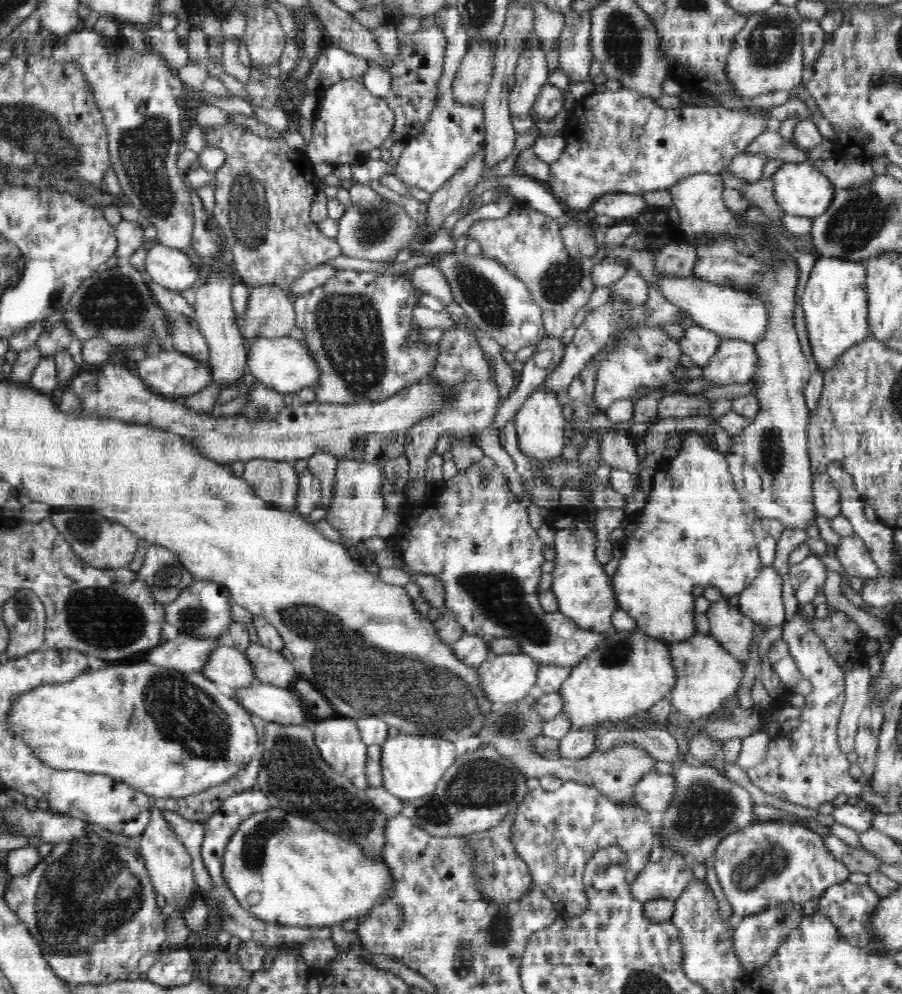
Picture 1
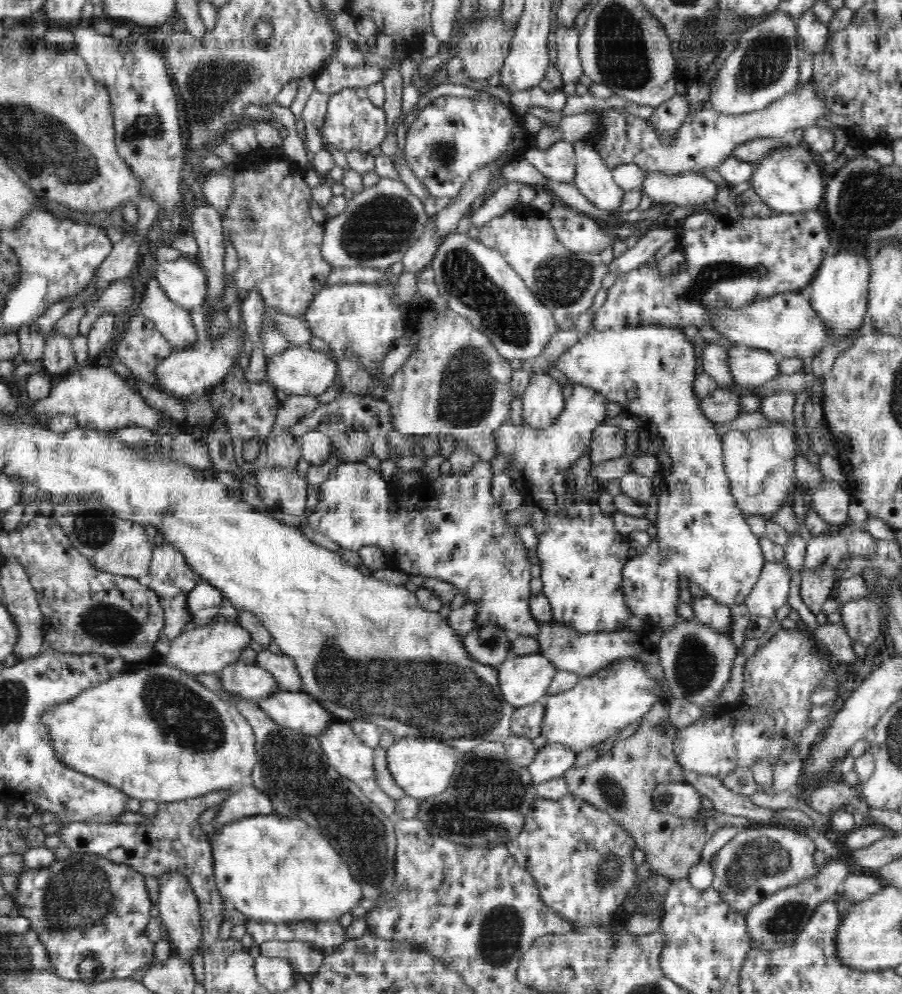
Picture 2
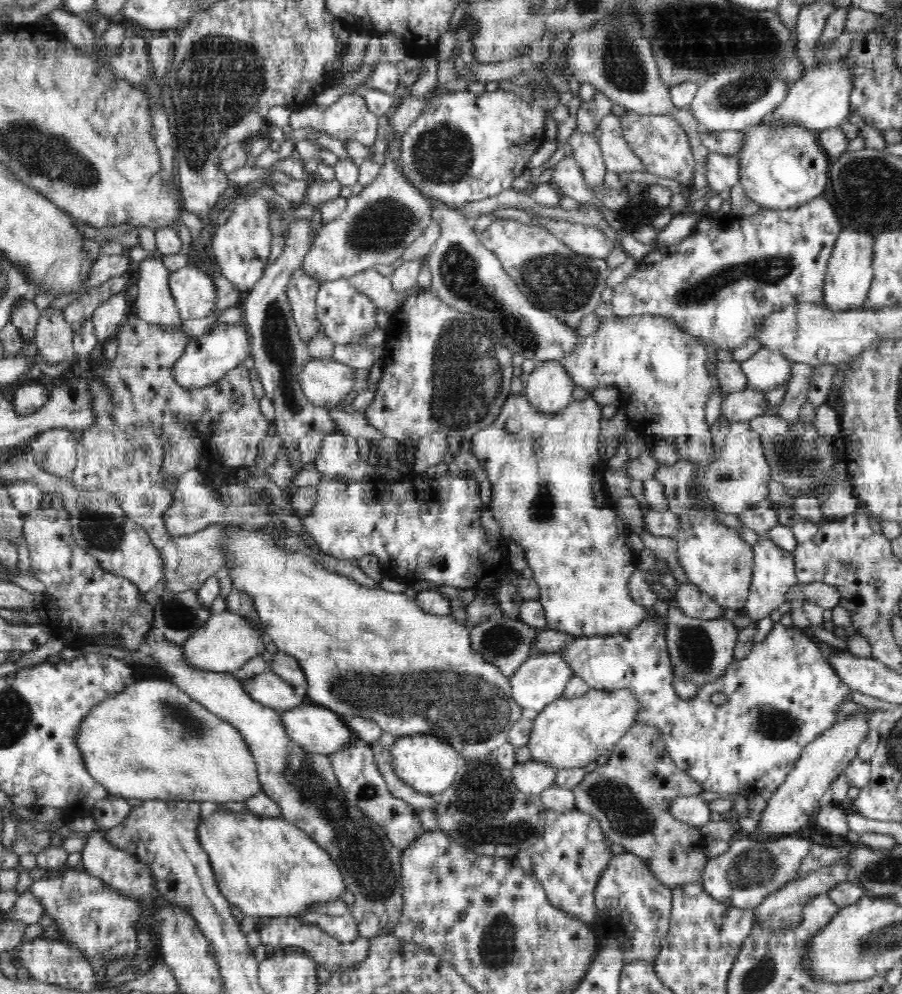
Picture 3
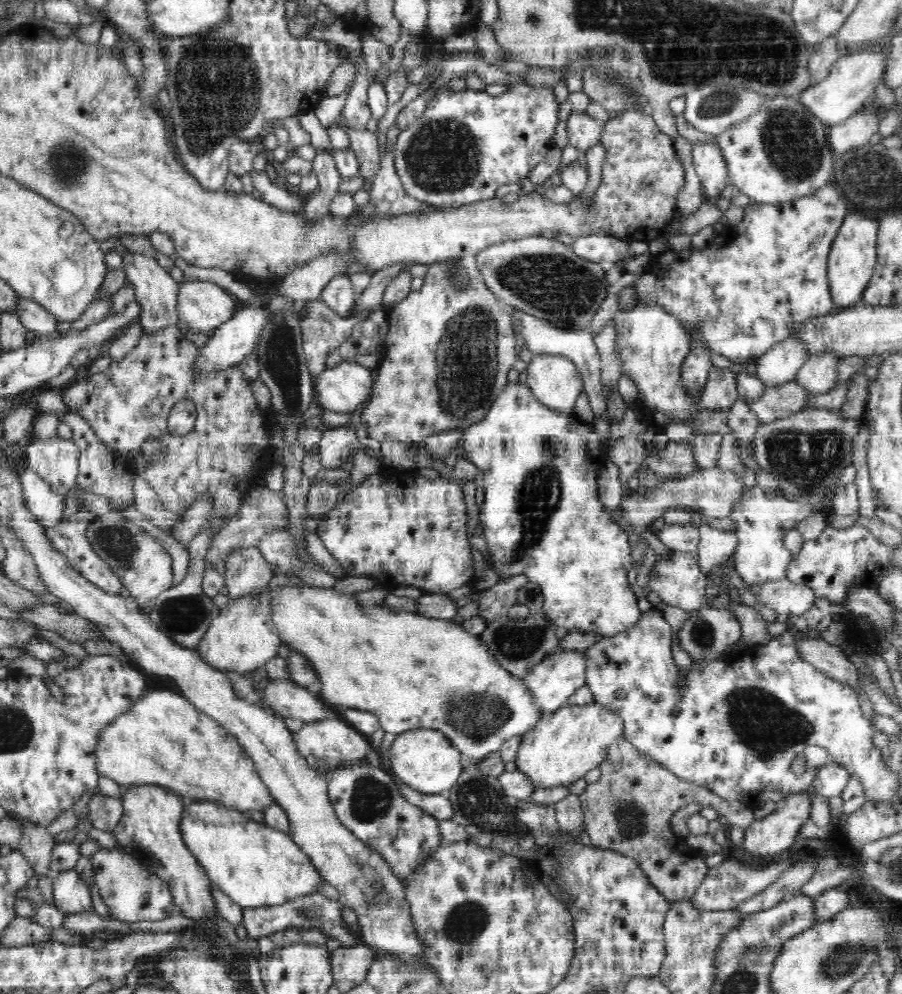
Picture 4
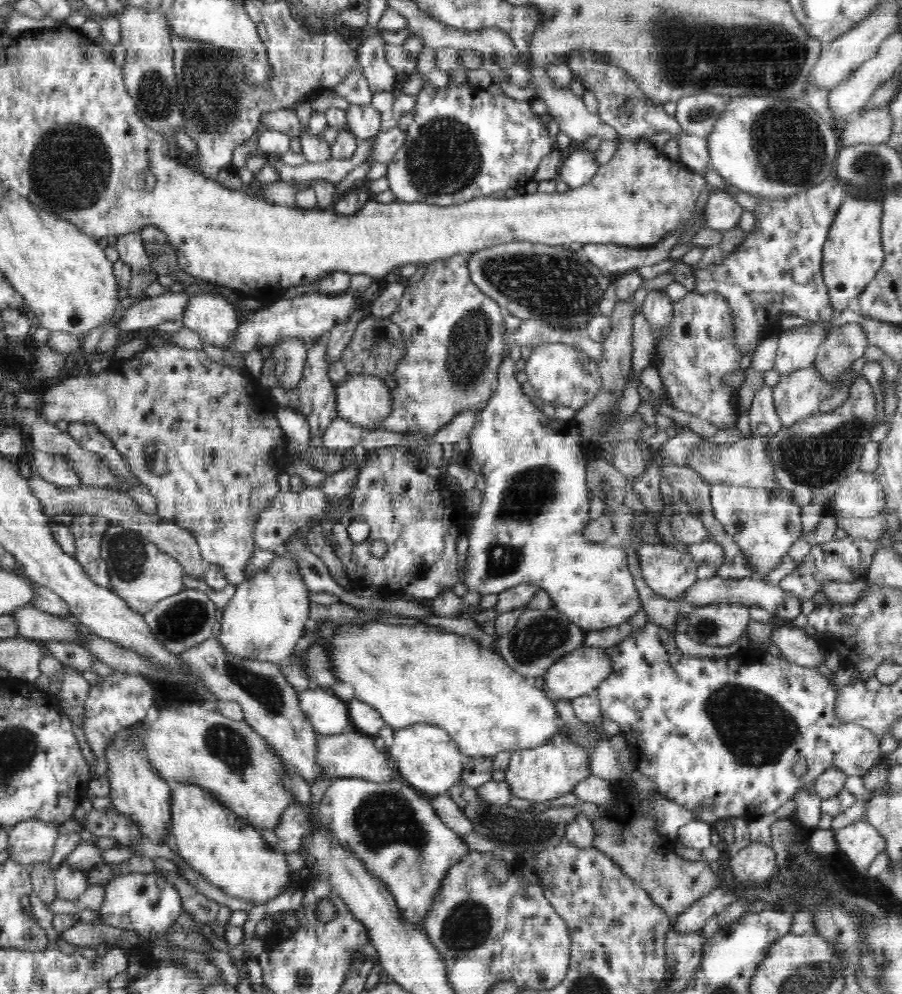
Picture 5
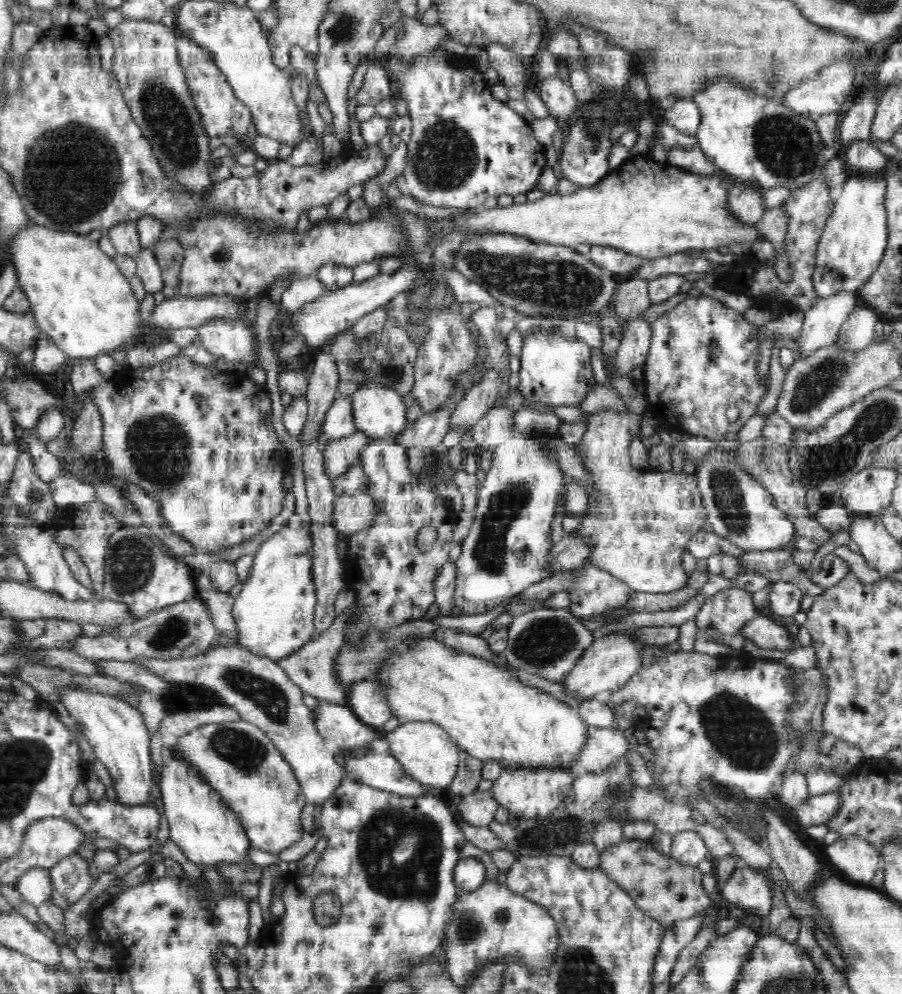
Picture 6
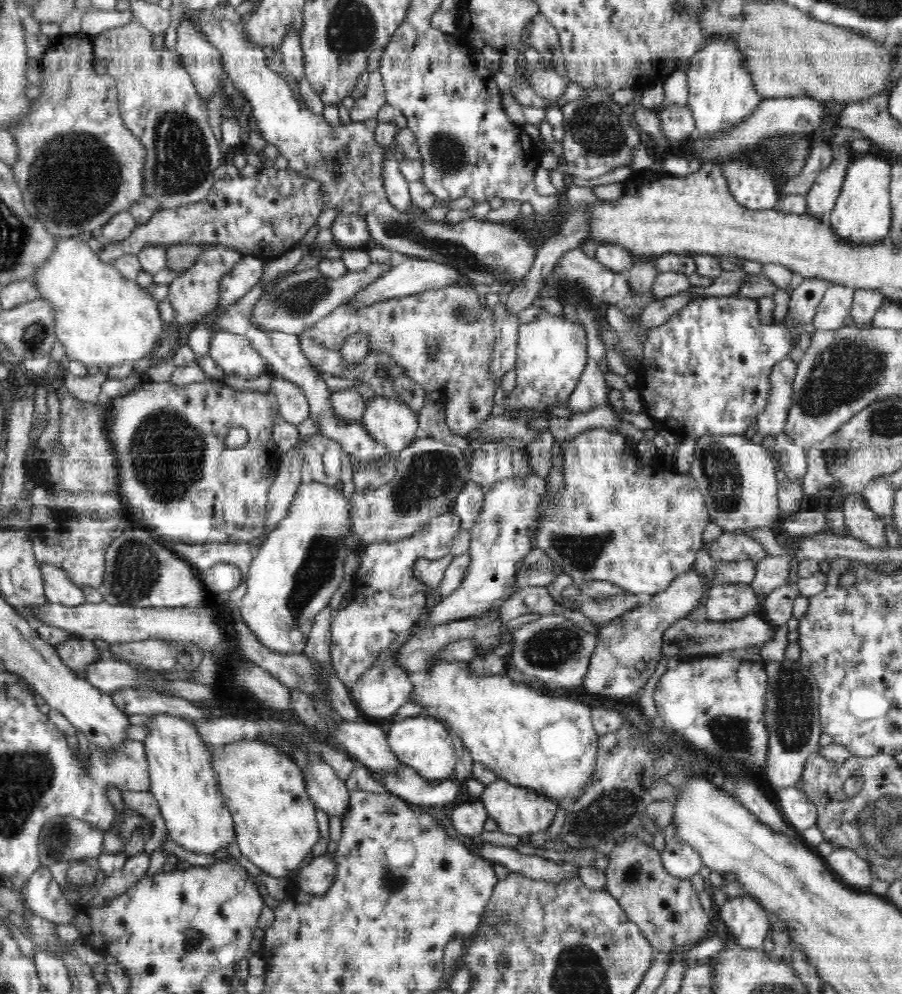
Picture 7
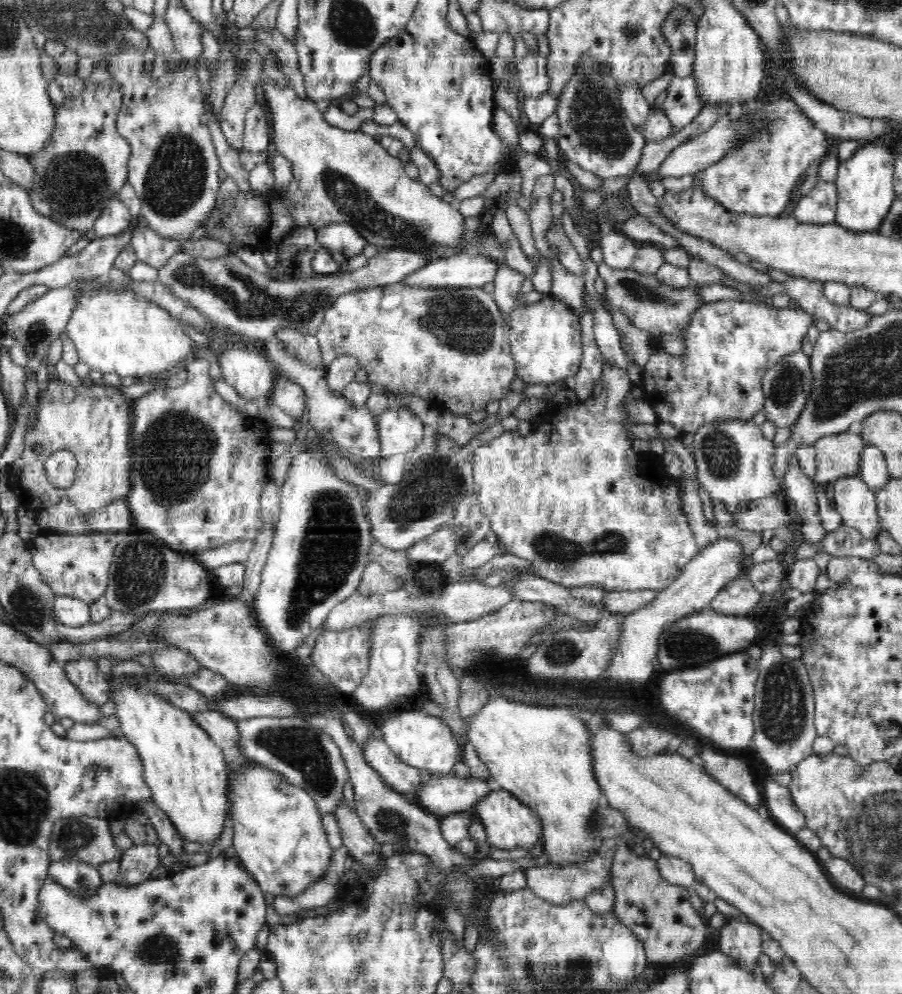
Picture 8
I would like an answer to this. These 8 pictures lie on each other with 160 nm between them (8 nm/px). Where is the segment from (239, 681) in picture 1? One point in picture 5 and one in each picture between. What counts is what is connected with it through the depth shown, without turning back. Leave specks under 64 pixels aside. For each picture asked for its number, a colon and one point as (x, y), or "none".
2: (251, 682)
3: (268, 689)
4: (290, 700)
5: (328, 714)

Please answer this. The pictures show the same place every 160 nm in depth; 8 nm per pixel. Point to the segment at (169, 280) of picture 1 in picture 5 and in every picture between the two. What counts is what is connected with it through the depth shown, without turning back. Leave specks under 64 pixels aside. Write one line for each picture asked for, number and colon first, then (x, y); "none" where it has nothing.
2: (184, 280)
3: (194, 292)
4: (203, 306)
5: (215, 320)

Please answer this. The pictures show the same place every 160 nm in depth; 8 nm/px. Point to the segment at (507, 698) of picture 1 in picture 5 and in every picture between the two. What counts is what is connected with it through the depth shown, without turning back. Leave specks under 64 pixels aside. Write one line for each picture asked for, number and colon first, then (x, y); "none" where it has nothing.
2: (524, 679)
3: (538, 682)
4: (551, 682)
5: (580, 672)

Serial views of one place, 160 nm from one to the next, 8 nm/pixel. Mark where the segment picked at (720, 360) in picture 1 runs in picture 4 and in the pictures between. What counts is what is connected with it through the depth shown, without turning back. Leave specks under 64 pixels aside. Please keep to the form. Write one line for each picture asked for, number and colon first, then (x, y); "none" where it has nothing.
2: (751, 367)
3: (766, 369)
4: (779, 365)

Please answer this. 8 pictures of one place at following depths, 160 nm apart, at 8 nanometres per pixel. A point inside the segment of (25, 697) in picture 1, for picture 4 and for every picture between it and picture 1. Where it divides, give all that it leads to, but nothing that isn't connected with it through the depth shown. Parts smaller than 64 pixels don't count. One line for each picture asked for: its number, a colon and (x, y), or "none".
2: (202, 744)
3: (151, 741)
4: (163, 740)

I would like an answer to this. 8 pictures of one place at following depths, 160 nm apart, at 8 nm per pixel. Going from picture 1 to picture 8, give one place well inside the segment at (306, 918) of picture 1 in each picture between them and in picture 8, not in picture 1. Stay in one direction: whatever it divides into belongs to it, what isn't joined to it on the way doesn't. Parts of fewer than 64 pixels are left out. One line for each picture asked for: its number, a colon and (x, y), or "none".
2: (272, 868)
3: (269, 868)
4: (256, 866)
5: (230, 853)
6: (206, 830)
7: (183, 782)
8: (185, 769)

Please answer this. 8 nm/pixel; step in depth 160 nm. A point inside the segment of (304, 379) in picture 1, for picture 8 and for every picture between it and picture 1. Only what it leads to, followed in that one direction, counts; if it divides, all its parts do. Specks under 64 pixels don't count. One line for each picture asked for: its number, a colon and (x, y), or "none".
2: (300, 370)
3: (326, 382)
4: (344, 388)
5: (363, 400)
6: (380, 412)
7: (393, 424)
8: (400, 430)

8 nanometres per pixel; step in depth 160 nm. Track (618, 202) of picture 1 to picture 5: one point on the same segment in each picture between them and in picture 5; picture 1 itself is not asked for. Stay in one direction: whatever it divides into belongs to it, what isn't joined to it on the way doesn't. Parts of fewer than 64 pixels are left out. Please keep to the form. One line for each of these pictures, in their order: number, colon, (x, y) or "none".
2: (593, 178)
3: (587, 153)
4: (583, 131)
5: (569, 112)

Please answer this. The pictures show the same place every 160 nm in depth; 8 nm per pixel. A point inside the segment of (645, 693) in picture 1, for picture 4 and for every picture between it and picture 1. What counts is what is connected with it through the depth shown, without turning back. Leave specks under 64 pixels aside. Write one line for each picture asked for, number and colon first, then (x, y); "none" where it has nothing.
2: (598, 707)
3: (569, 733)
4: (567, 743)

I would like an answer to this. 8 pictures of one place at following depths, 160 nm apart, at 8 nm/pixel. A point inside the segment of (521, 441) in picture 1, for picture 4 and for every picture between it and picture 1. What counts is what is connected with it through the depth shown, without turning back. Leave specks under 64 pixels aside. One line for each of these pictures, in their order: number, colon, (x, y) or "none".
2: (542, 400)
3: (549, 388)
4: (554, 380)

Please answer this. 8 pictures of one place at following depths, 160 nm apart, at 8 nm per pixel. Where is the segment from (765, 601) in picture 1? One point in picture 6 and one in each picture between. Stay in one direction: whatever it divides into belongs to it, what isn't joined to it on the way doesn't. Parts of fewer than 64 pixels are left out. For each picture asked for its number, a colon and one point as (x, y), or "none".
2: (770, 593)
3: (774, 574)
4: (761, 521)
5: (764, 524)
6: (738, 507)

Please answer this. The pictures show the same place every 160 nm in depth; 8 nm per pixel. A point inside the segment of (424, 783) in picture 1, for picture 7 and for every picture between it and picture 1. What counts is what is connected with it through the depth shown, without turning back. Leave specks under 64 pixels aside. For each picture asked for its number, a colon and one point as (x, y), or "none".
2: (423, 768)
3: (426, 763)
4: (424, 759)
5: (427, 759)
6: (427, 753)
7: (423, 742)

